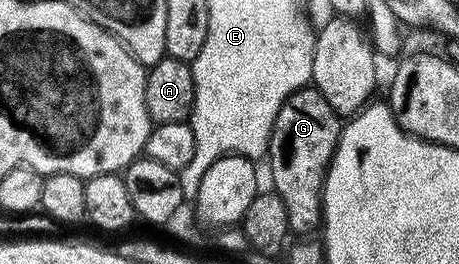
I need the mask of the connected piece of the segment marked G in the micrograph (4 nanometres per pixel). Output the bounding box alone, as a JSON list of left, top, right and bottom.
[266,87,341,236]

